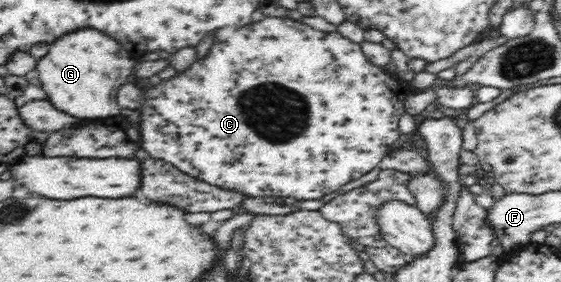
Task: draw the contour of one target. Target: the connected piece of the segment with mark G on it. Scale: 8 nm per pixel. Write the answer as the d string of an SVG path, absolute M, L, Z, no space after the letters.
M91 27L67 32L49 44L49 52L37 60L39 80L47 98L59 110L83 118L105 118L119 115L121 107L116 102L117 88L127 82L137 59L129 51L121 50L121 43L109 38L99 29Z

